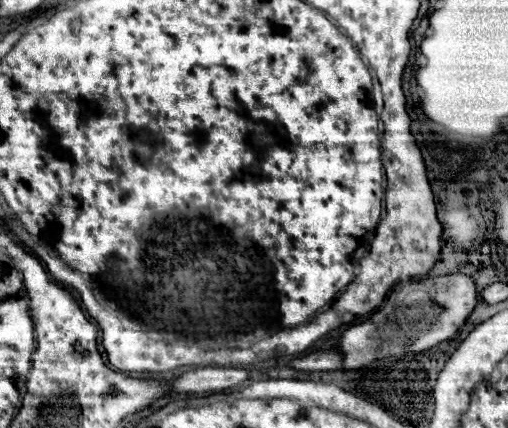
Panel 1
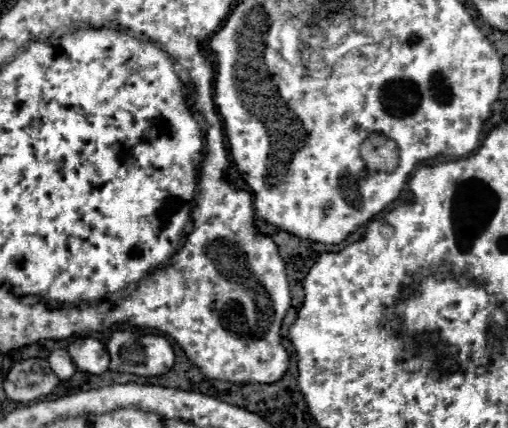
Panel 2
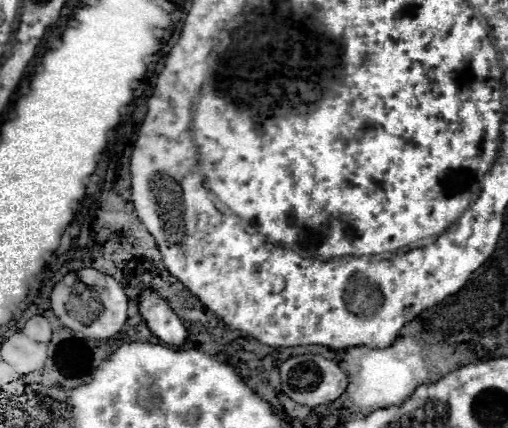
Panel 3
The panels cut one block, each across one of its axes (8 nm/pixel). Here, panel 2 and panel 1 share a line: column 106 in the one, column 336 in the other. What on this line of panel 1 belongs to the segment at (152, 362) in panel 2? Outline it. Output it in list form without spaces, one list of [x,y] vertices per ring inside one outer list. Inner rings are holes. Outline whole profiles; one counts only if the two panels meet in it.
[[[448,274],[410,284],[398,284],[390,292],[384,308],[374,312],[370,320],[350,326],[342,332],[334,346],[338,352],[342,352],[342,368],[358,370],[376,360],[402,358],[410,352],[418,354],[430,350],[458,332],[474,308],[476,296],[474,280],[466,274]]]

